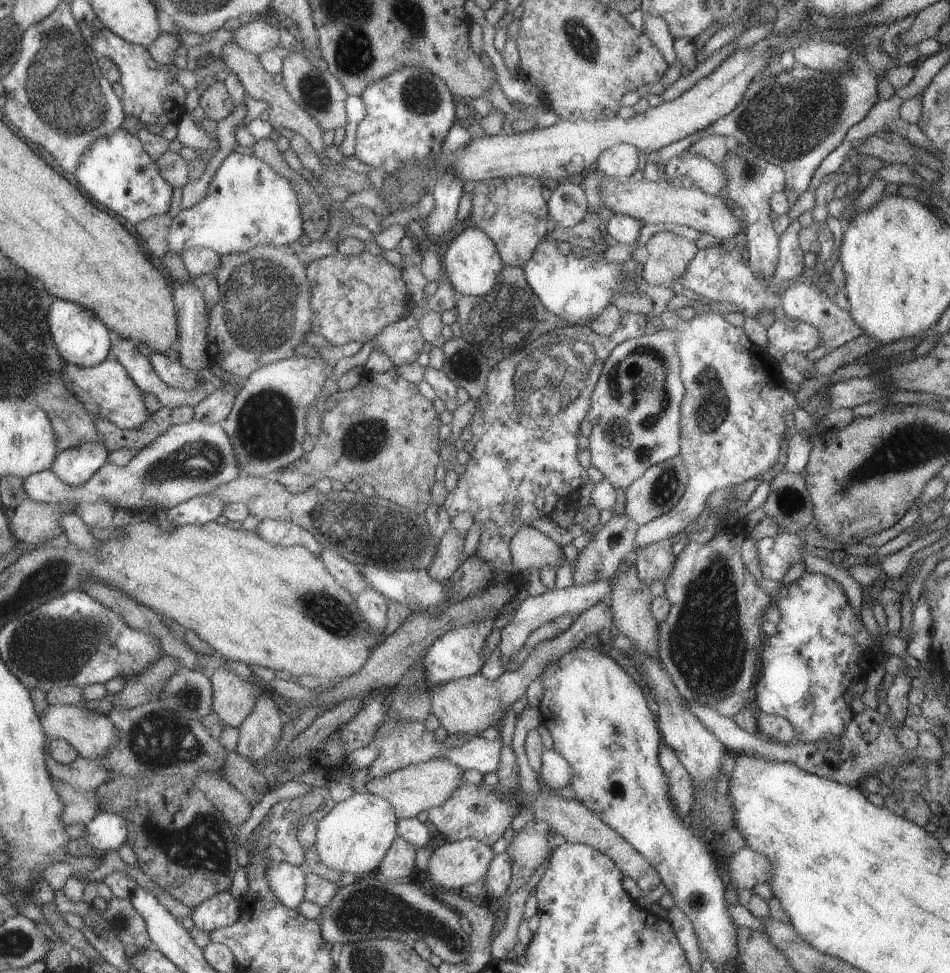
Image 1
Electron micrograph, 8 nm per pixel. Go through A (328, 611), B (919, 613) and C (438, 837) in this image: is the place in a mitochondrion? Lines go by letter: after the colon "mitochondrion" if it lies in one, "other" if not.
A: mitochondrion
B: other
C: other

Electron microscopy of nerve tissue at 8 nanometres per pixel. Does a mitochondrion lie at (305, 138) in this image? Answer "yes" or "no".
no

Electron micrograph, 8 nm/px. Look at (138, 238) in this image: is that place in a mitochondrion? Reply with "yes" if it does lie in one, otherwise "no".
no

